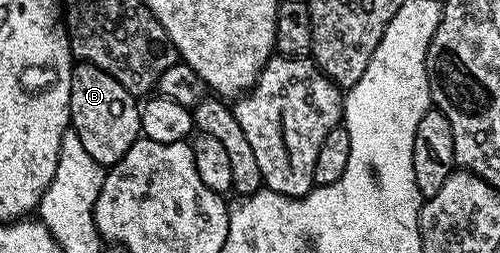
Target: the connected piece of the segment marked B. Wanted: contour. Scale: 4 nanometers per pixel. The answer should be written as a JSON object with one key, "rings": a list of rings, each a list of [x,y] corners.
{"rings":[[[78,62],[71,73],[71,101],[69,102],[71,130],[79,133],[83,149],[99,165],[106,169],[113,167],[135,145],[141,134],[141,108],[138,96],[131,94],[111,73],[90,63]]]}

